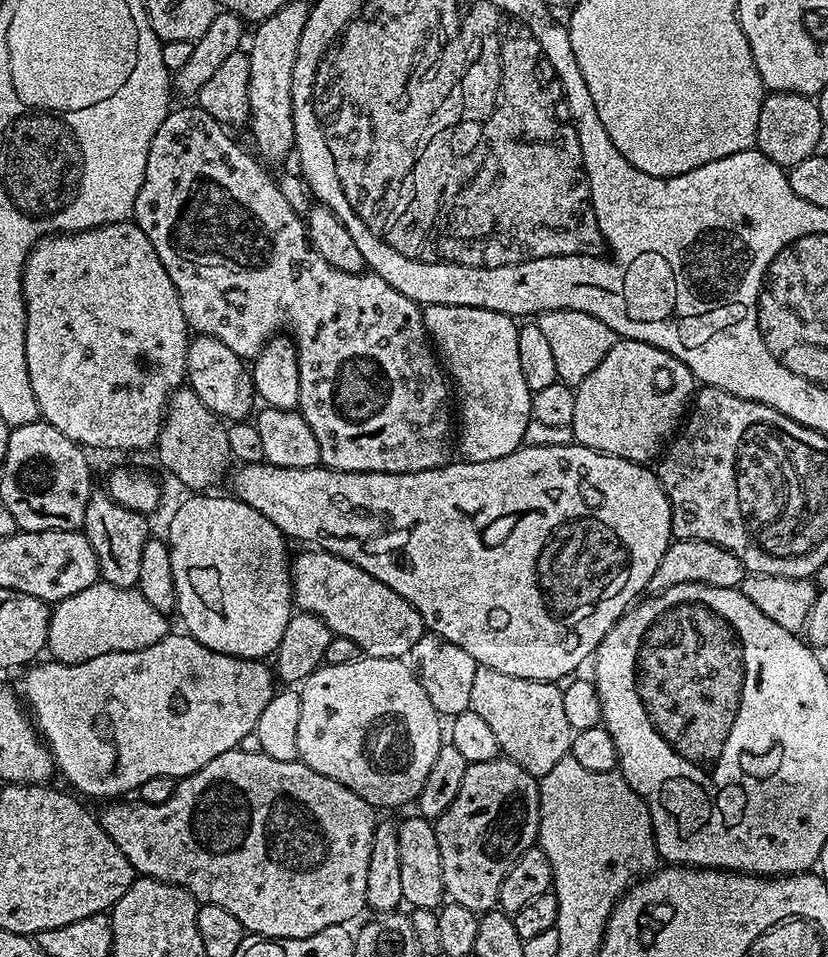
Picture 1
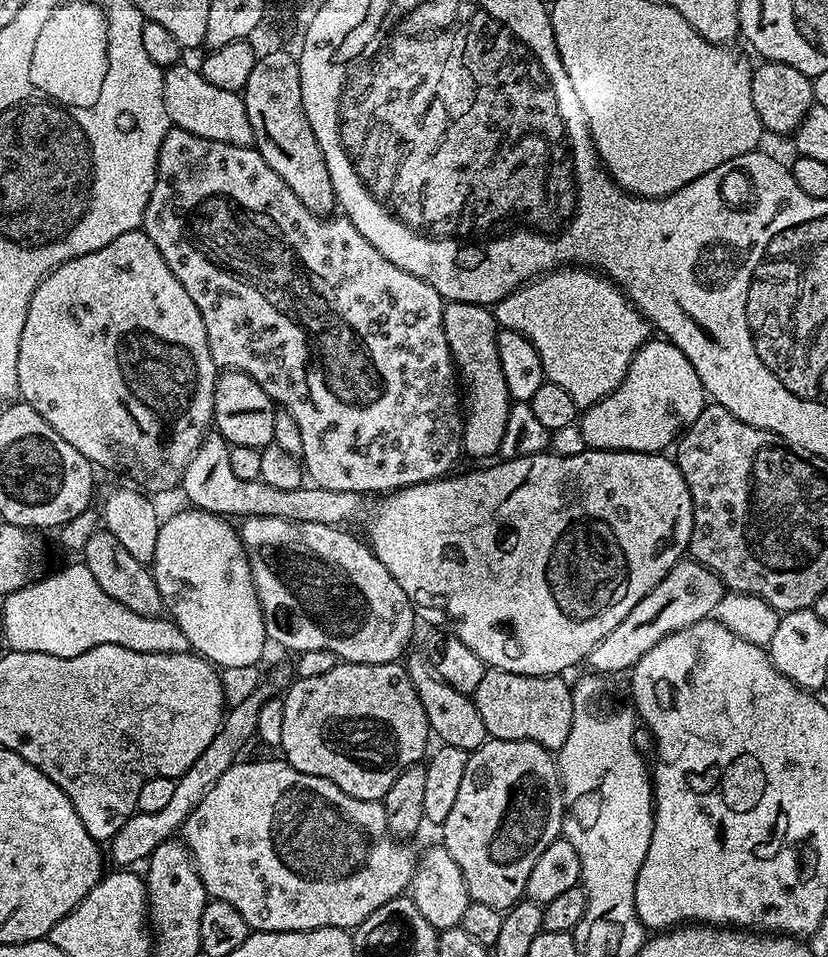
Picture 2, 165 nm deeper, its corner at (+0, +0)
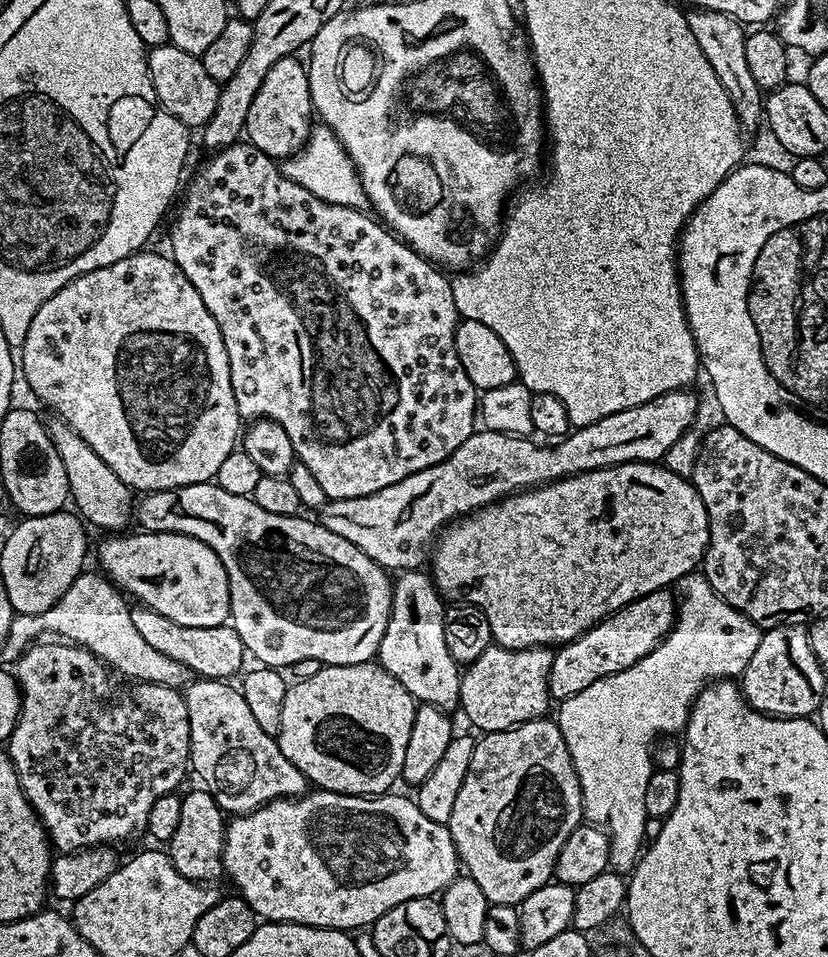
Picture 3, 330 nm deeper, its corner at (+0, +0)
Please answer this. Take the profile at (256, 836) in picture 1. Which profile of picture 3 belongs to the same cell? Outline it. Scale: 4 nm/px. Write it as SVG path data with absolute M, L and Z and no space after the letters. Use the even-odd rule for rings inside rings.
M309 790L302 796L293 796L286 800L275 800L269 804L264 804L258 810L253 812L245 812L243 814L236 814L227 821L224 830L224 871L227 879L232 879L232 884L237 893L243 896L244 901L254 909L257 917L261 921L271 922L273 924L305 924L306 926L314 926L315 928L338 928L341 930L353 930L352 928L360 928L356 930L364 930L369 926L375 924L378 918L382 918L382 914L386 914L386 910L390 910L394 906L398 906L402 902L406 902L410 898L422 898L423 896L435 897L437 894L443 893L451 880L456 879L458 873L461 871L462 865L460 863L460 856L456 853L454 846L454 838L450 834L450 830L446 824L439 824L430 818L426 818L426 814L422 814L422 810L416 805L415 799L404 796L392 796L393 794L385 794L382 796L373 796L371 798L366 796L347 796L346 794L338 794L337 792L325 792L323 790Z

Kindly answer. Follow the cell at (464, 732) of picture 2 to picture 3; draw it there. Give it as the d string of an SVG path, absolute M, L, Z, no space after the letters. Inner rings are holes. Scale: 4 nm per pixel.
M404 570L395 577L392 586L392 609L386 626L386 634L382 634L382 642L378 653L378 663L385 668L420 704L433 704L435 708L452 710L460 703L461 665L450 658L450 650L446 650L446 634L444 633L445 601L436 591L431 575L424 570Z

